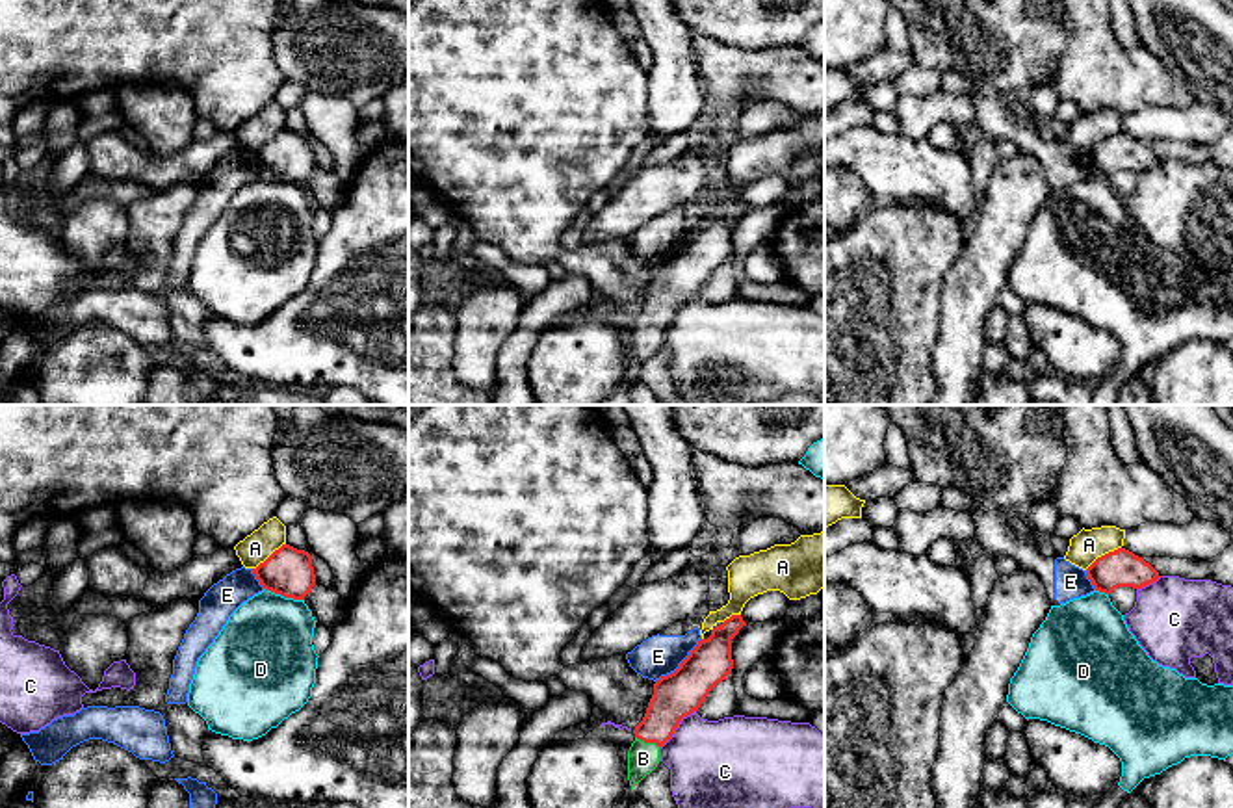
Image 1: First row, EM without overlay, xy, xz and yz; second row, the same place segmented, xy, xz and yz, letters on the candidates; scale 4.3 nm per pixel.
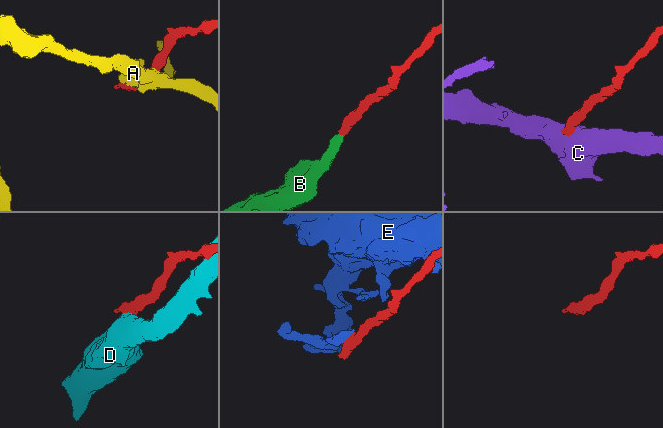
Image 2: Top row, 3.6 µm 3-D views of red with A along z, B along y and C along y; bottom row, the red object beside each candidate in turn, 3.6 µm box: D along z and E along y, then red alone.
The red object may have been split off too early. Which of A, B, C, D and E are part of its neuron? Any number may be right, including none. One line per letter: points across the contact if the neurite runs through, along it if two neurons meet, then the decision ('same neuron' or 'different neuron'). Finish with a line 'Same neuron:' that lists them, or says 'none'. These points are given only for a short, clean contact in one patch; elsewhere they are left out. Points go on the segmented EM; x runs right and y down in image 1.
A: different neuron
B: runs through xz (676, 695), (647, 742), (643, 758); same neuron
C: different neuron
D: different neuron
E: border along xz (700, 638), (673, 671), (654, 680); different neuron
Same neuron: B

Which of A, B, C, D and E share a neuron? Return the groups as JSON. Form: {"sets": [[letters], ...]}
{"sets": [["A"], ["B"], ["C"], ["D"], ["E"]]}

